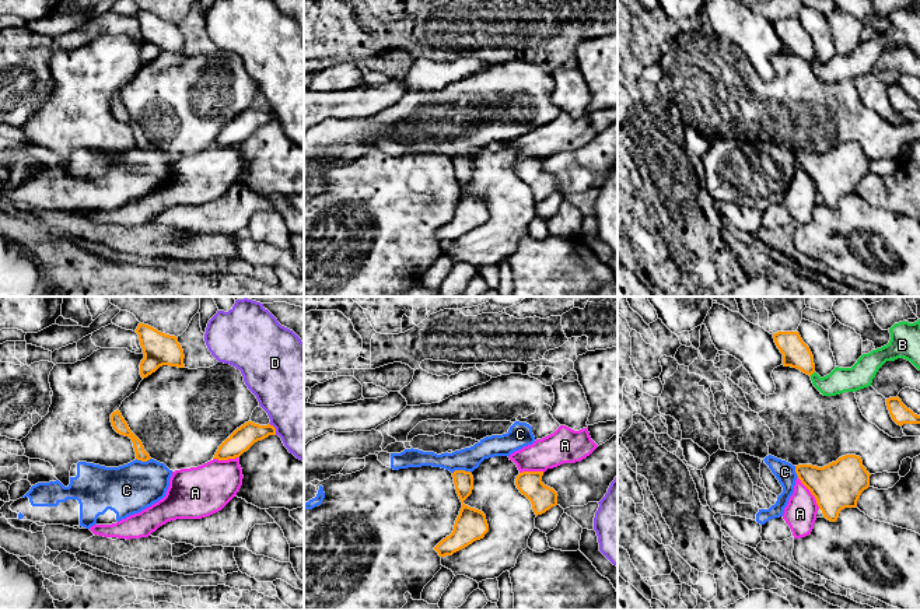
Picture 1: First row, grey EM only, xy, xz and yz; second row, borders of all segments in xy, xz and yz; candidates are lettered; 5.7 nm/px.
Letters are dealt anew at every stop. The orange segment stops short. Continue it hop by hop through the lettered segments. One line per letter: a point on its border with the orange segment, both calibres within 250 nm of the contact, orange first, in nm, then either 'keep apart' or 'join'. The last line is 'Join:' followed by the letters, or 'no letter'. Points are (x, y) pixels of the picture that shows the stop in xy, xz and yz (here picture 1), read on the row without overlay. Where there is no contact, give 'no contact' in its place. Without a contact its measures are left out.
A: contact yz (811, 179); calibres 260 and 190 nm; keep apart
B: contact yz (811, 60); calibres 160 and 140 nm; keep apart
C: contact xz (461, 157); calibres 110 and 140 nm; keep apart
D: contact xy (275, 115); calibres 140 and 460 nm; keep apart
Join: no letter

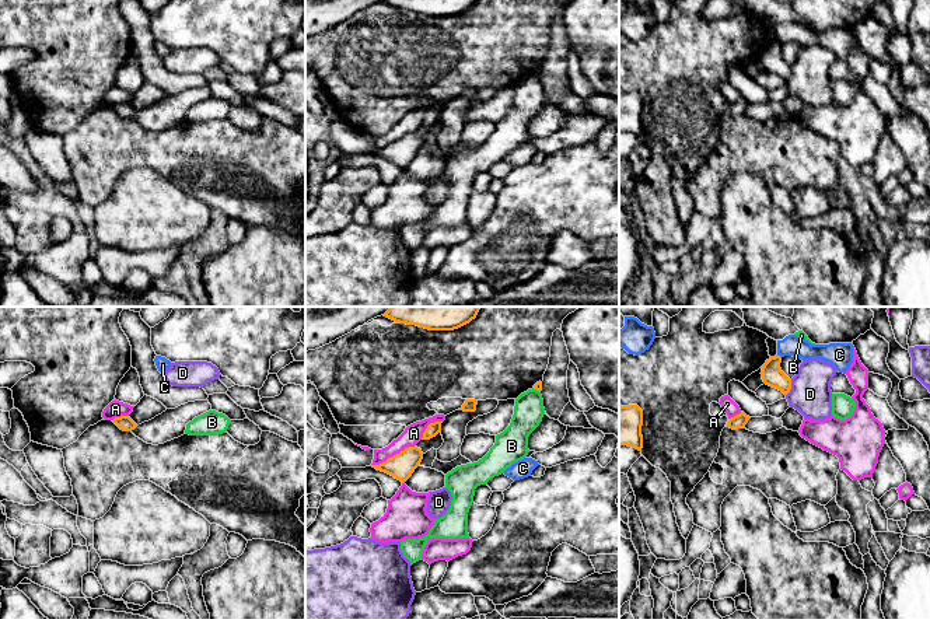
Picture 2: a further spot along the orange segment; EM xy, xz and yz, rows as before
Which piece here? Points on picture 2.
A: contact xz (394, 142); calibres 150 and 110 nm; keep apart
B: contact xz (537, 76); calibres 50 and 170 nm; keep apart
C: contact yz (779, 42); calibres 120 and 120 nm; keep apart
D: contact yz (790, 74); calibres 120 and 240 nm; keep apart
Join: no letter

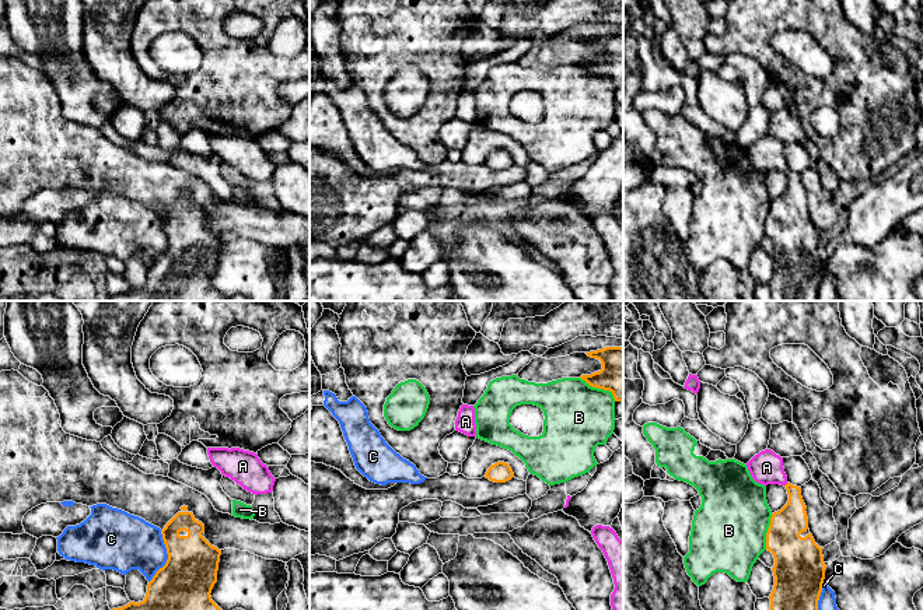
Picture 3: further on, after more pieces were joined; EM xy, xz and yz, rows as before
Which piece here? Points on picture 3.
A: contact yz (786, 171); calibres 190 and 190 nm; join
B: contact xz (600, 74); calibres 240 and 380 nm; keep apart
C: contact xy (168, 244); calibres 380 and 320 nm; keep apart
Join: A

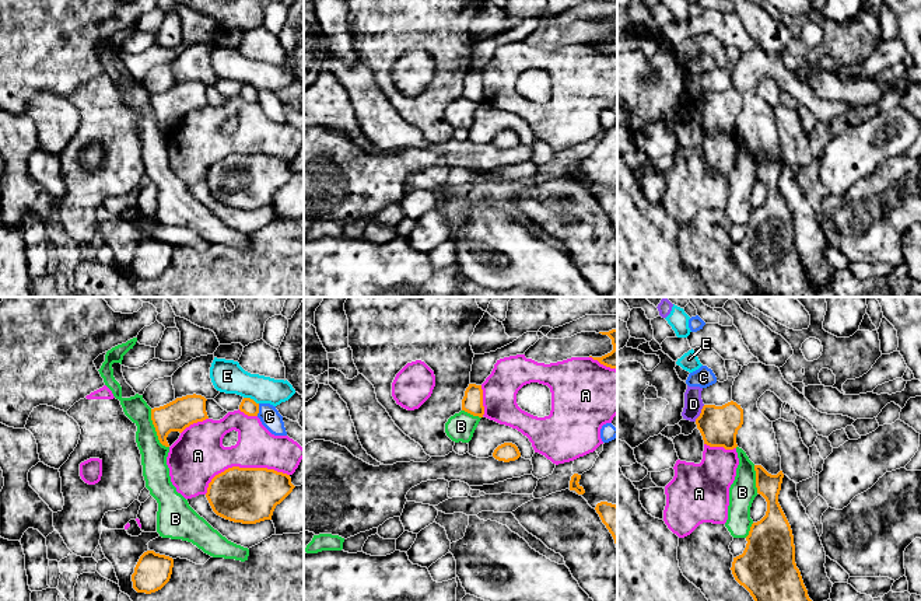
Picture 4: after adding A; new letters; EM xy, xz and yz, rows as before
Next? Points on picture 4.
A: contact xy (242, 154); calibres 320 and 280 nm; keep apart
B: contact xy (156, 116); calibres 180 and 150 nm; keep apart
C: contact xy (258, 95); calibres 90 and 120 nm; keep apart
D: contact yz (700, 100); calibres 220 and 110 nm; keep apart
E: contact xy (249, 84); calibres 90 and 190 nm; keep apart
Join: no letter

